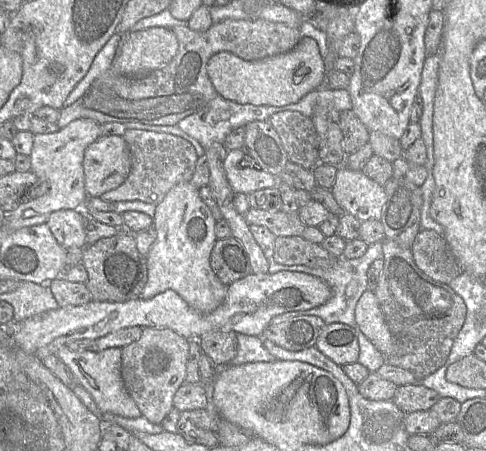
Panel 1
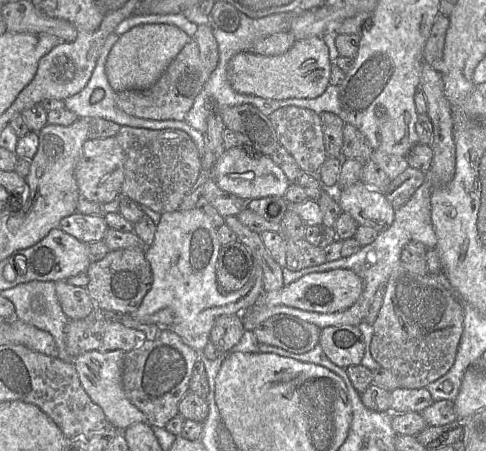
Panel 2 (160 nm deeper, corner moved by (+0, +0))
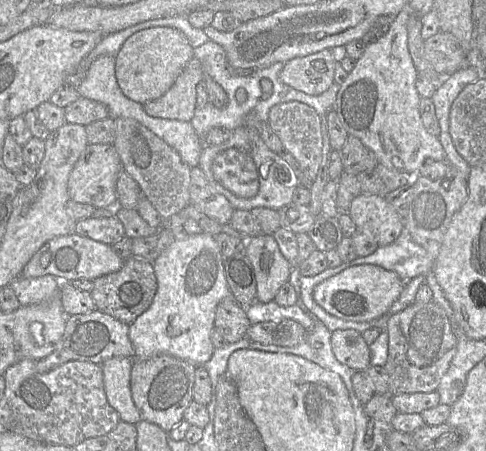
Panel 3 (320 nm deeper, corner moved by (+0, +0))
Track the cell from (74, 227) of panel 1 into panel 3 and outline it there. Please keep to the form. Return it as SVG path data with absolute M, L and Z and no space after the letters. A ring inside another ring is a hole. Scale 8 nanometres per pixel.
M116 216L78 220L74 232L108 245L113 245L125 236L124 226Z

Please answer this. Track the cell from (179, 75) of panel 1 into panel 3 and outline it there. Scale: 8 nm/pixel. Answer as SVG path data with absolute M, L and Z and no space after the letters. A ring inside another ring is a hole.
M193 57L172 87L160 98L144 104L144 110L152 117L191 122L196 109L196 87L202 79L201 62Z

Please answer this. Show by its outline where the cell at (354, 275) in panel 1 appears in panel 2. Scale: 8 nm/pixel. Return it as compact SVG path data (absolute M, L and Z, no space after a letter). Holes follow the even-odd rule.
M425 177L422 185L414 192L407 203L401 208L395 210L395 219L392 225L388 229L380 232L375 241L373 241L371 244L361 247L357 253L349 257L341 257L338 260L326 261L325 263L318 266L303 268L297 271L291 271L286 267L282 269L284 285L289 285L299 278L314 272L325 272L335 269L352 270L363 280L363 291L359 299L351 307L346 310L334 313L317 313L289 307L286 305L277 305L272 307L252 307L248 311L244 311L241 314L245 330L253 331L262 322L279 314L295 316L301 320L313 323L320 329L329 326L341 325L358 326L362 321L364 321L378 288L386 287L387 281L393 269L401 263L401 253L403 247L410 241L419 241L423 243L427 249L436 248L437 237L434 231L432 220L429 219L429 217L431 217L431 192L431 181Z

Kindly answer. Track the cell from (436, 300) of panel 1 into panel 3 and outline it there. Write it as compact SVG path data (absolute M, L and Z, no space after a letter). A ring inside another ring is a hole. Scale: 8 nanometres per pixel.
M431 301L425 304L414 302L404 310L390 316L386 332L388 333L388 357L383 366L389 376L389 394L433 392L447 372L456 353L457 338L445 311Z

